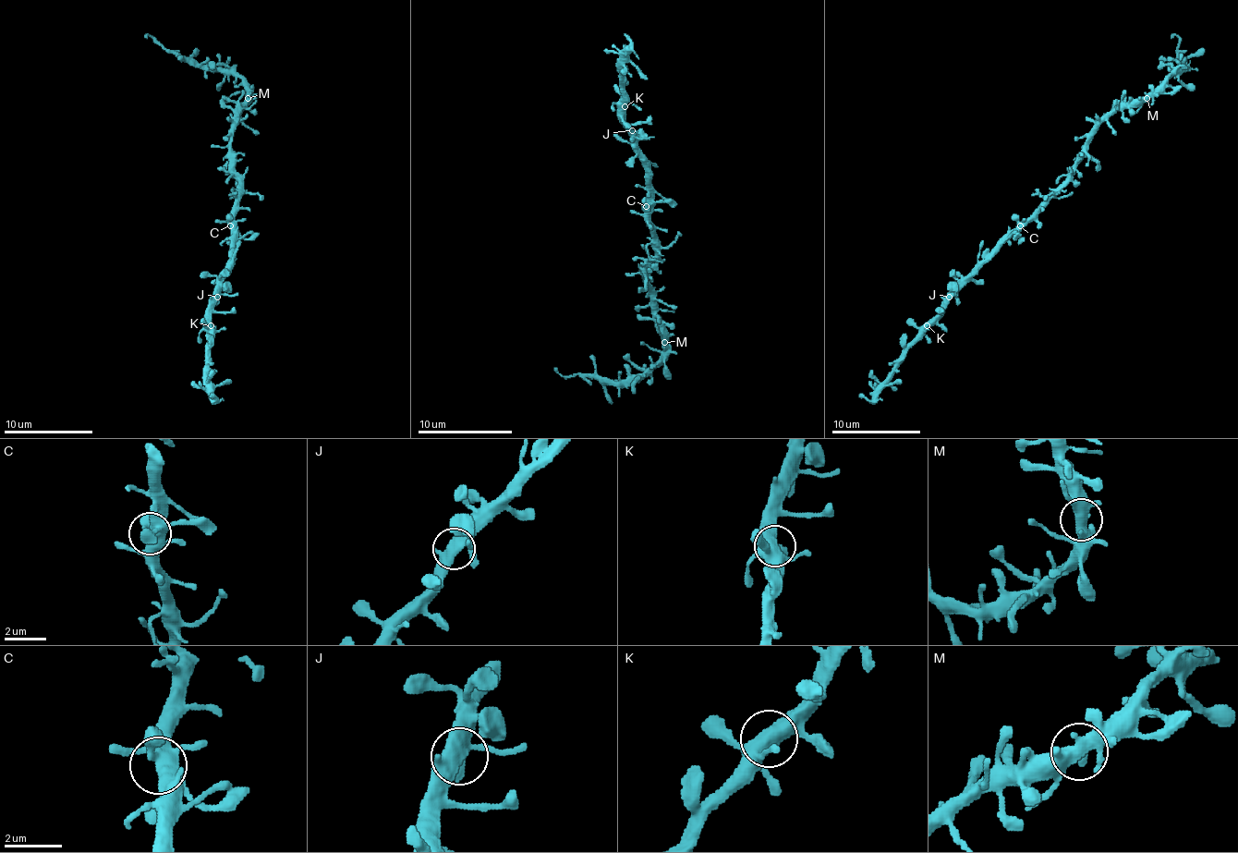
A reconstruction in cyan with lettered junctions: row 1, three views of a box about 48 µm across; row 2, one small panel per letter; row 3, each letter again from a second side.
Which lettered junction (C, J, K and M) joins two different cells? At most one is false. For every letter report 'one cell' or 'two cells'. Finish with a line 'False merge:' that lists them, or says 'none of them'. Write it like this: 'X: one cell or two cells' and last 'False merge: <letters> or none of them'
C: one cell
J: one cell
K: one cell
M: one cell
False merge: none of them

